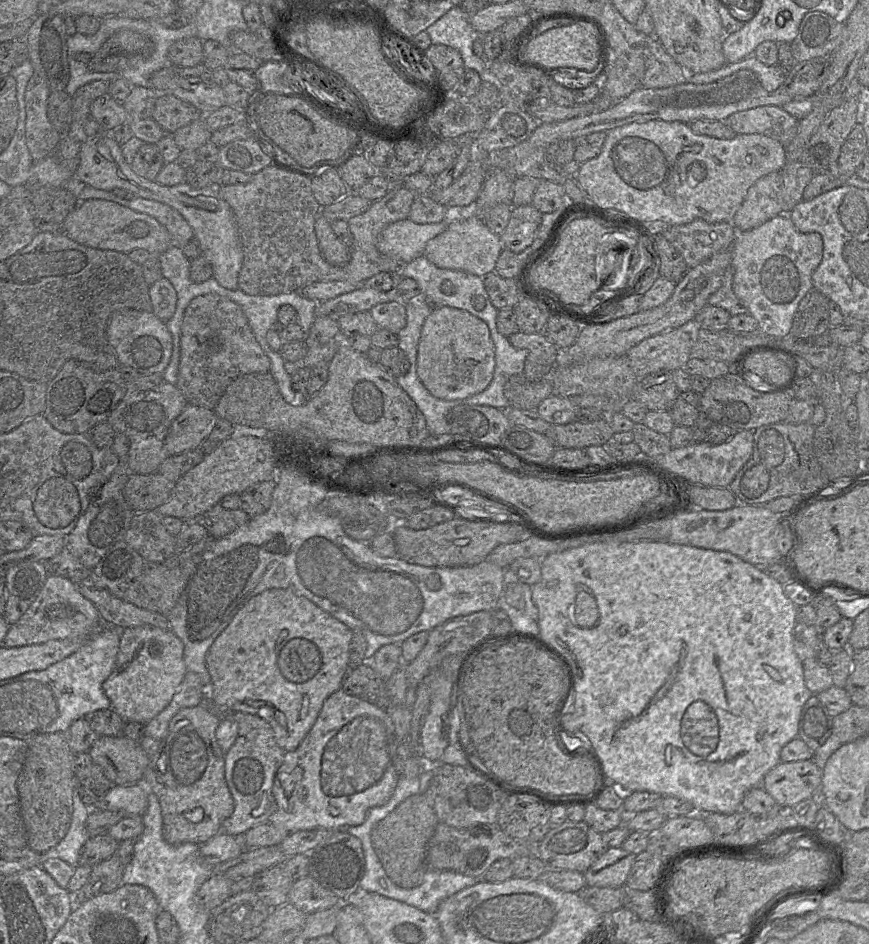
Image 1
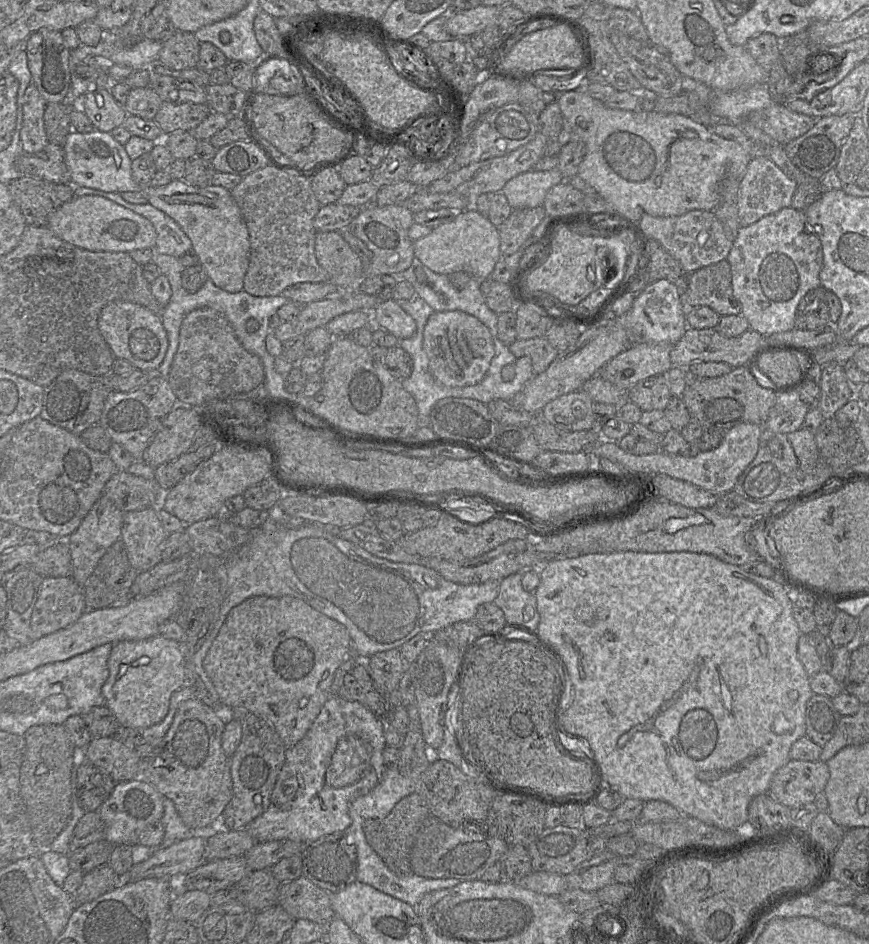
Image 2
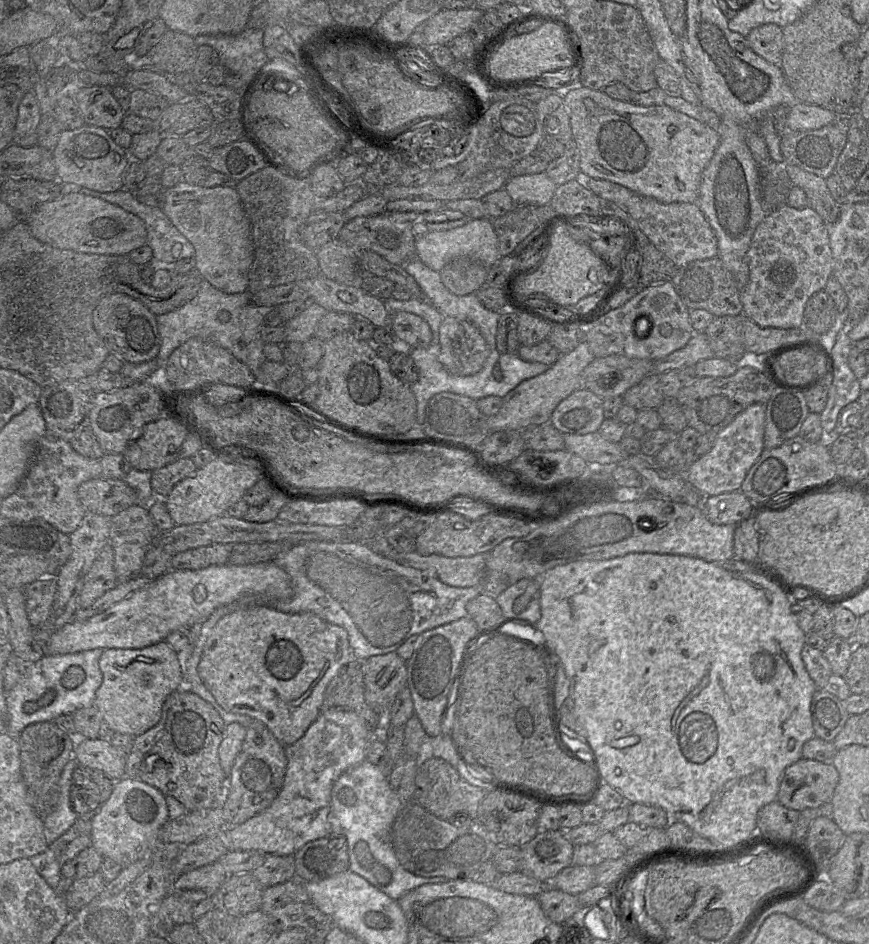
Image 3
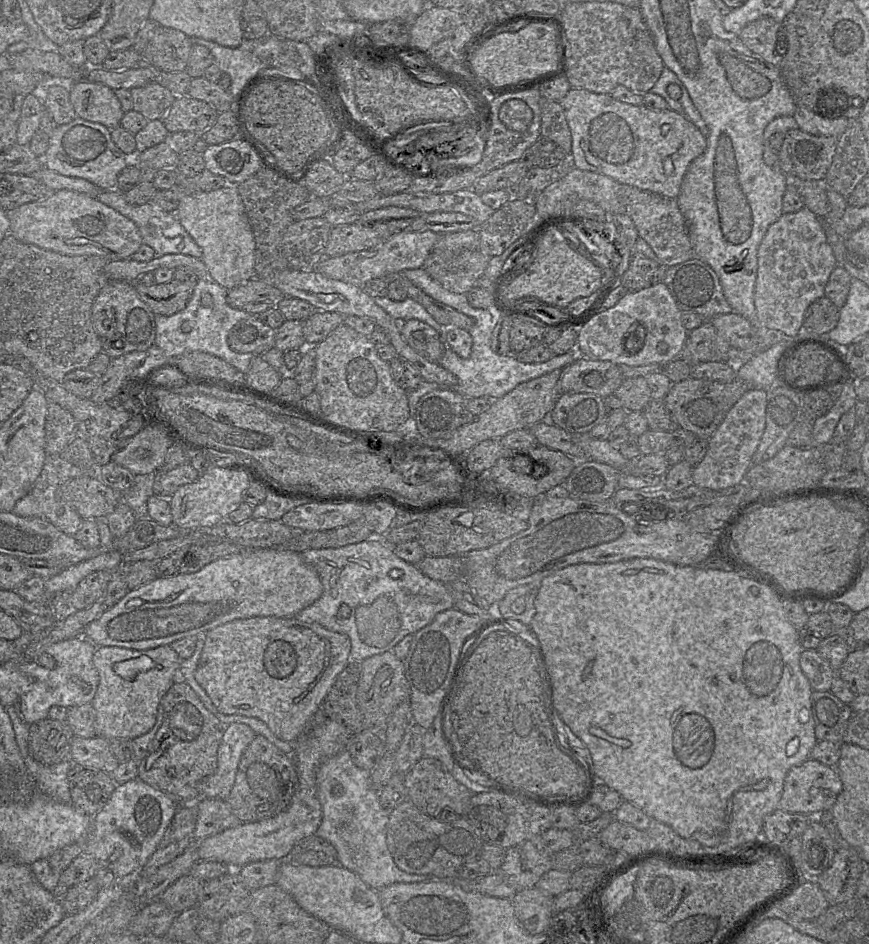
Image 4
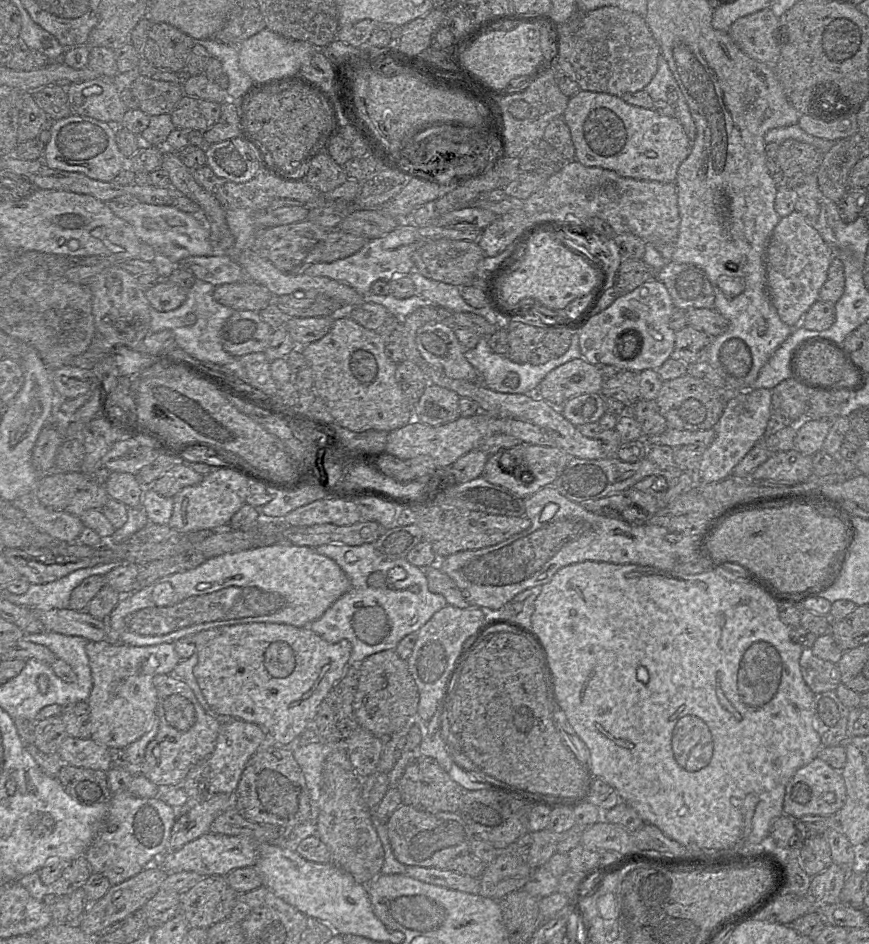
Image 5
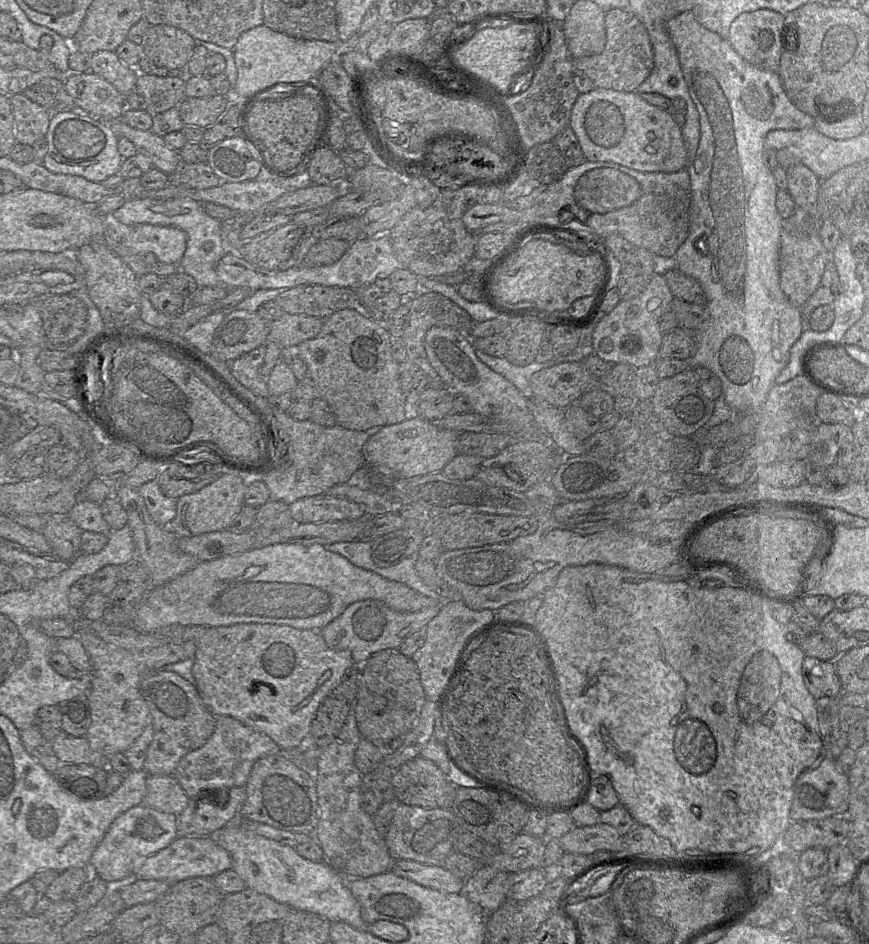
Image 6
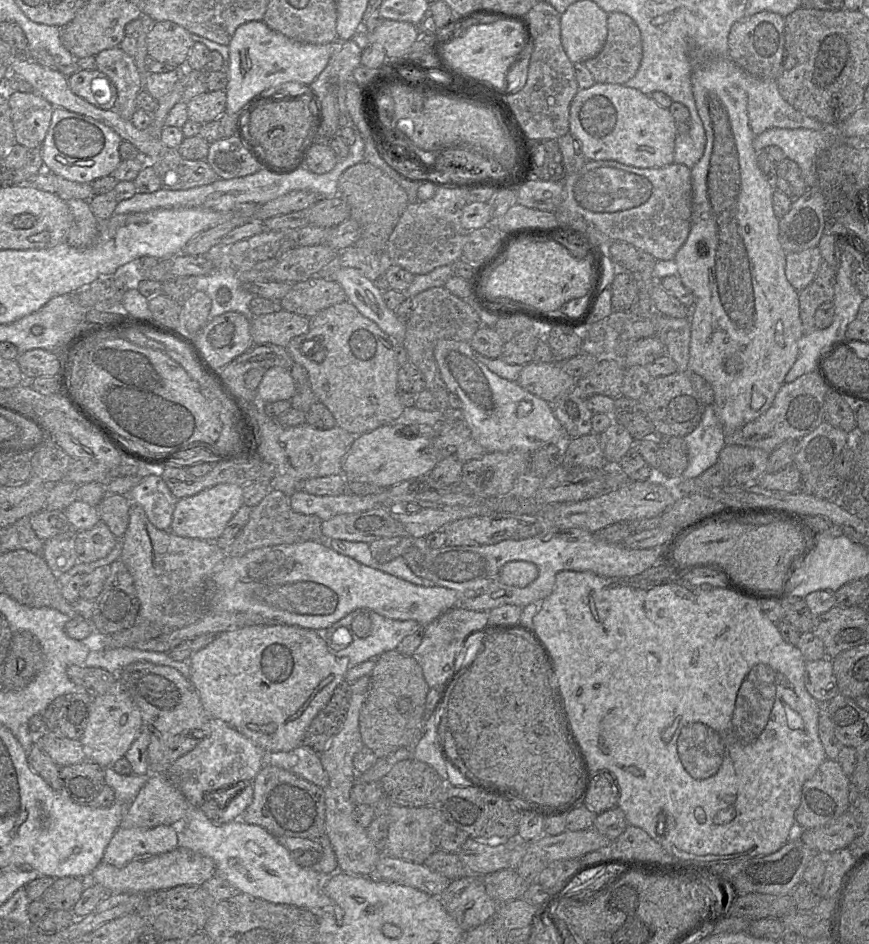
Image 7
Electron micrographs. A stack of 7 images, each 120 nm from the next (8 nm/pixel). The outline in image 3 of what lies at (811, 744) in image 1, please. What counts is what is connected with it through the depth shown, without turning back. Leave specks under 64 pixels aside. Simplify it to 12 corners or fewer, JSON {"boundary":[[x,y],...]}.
{"boundary":[[817,689],[811,717],[814,736],[833,741],[849,715],[844,701]]}

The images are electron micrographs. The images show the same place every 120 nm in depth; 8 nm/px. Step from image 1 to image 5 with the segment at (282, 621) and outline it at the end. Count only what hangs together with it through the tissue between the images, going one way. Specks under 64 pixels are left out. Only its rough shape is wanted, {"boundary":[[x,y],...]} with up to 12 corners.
{"boundary":[[310,627],[192,636],[212,711],[281,745],[311,726],[352,645]]}

